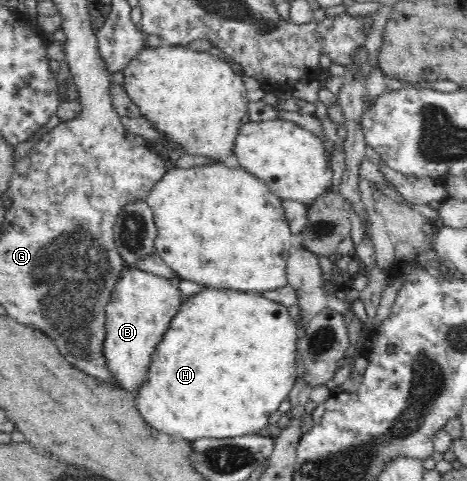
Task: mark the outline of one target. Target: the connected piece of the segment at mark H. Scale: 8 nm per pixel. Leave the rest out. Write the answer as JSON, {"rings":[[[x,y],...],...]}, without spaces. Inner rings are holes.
{"rings":[[[208,286],[202,292],[196,292],[190,297],[184,297],[175,312],[173,319],[163,332],[160,342],[155,346],[147,364],[145,379],[134,391],[133,396],[145,421],[172,436],[182,436],[188,441],[198,438],[236,438],[236,436],[255,435],[268,425],[270,415],[278,410],[280,403],[288,399],[289,392],[296,383],[296,347],[298,342],[296,322],[288,313],[288,307],[265,298],[261,293],[249,293],[238,289],[227,289]]]}

